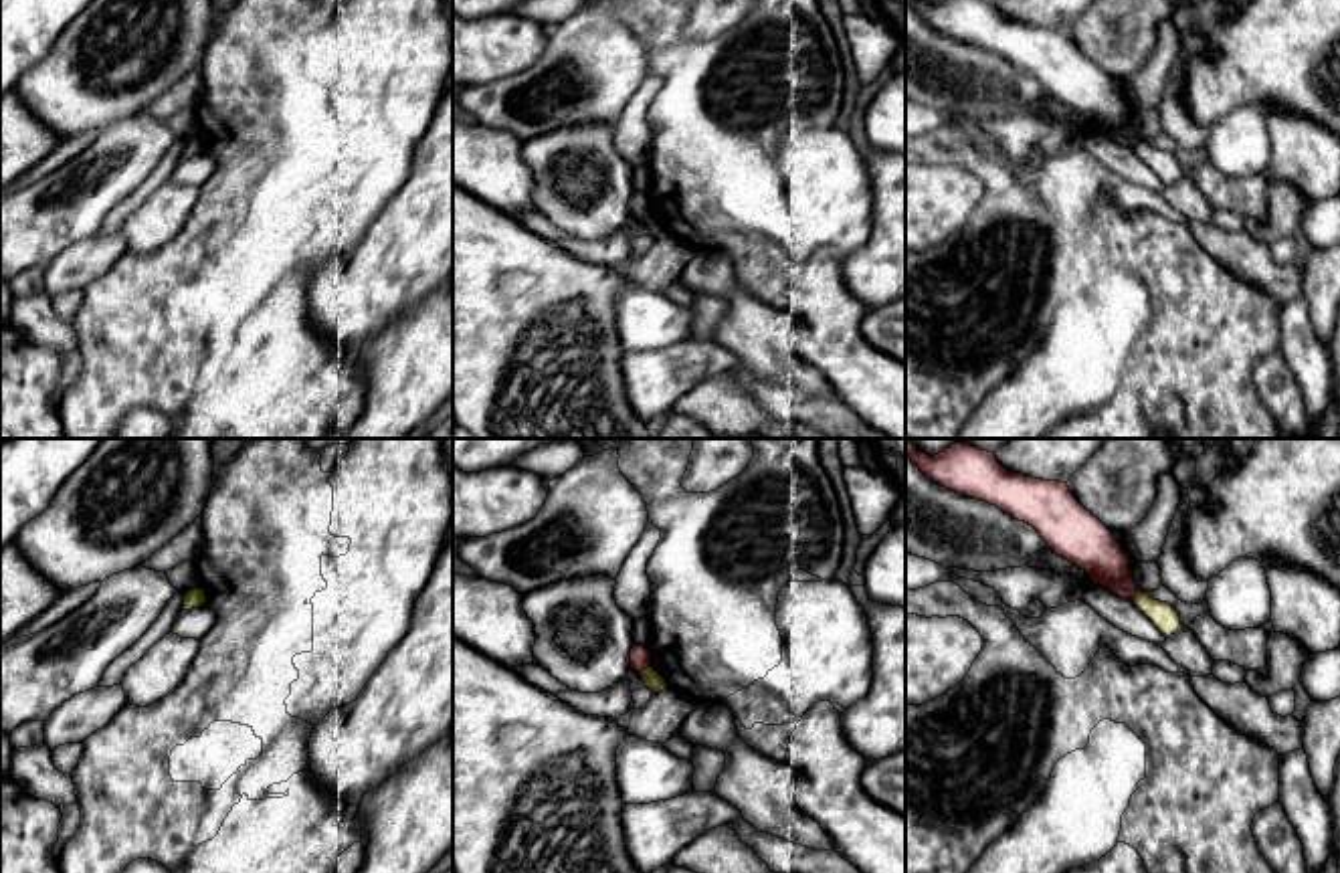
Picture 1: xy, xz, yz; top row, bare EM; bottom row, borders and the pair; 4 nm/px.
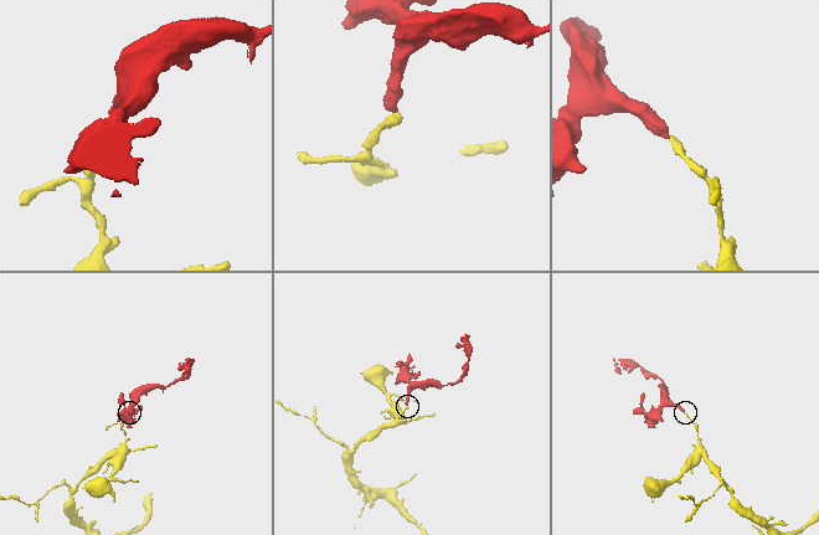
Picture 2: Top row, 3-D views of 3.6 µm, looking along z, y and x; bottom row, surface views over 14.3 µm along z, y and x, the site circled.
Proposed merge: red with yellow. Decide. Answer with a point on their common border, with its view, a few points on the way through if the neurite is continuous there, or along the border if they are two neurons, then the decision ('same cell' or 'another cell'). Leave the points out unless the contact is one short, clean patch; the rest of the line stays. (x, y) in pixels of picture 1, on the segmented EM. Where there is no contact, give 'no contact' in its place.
meets red in xz at (643, 667); border along xz (649, 665), (639, 673); another cell

